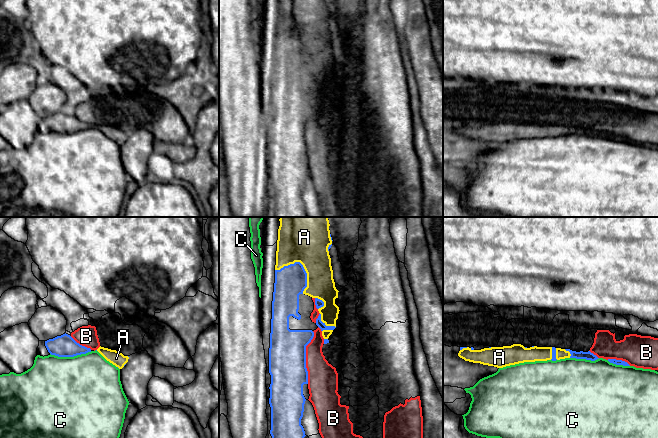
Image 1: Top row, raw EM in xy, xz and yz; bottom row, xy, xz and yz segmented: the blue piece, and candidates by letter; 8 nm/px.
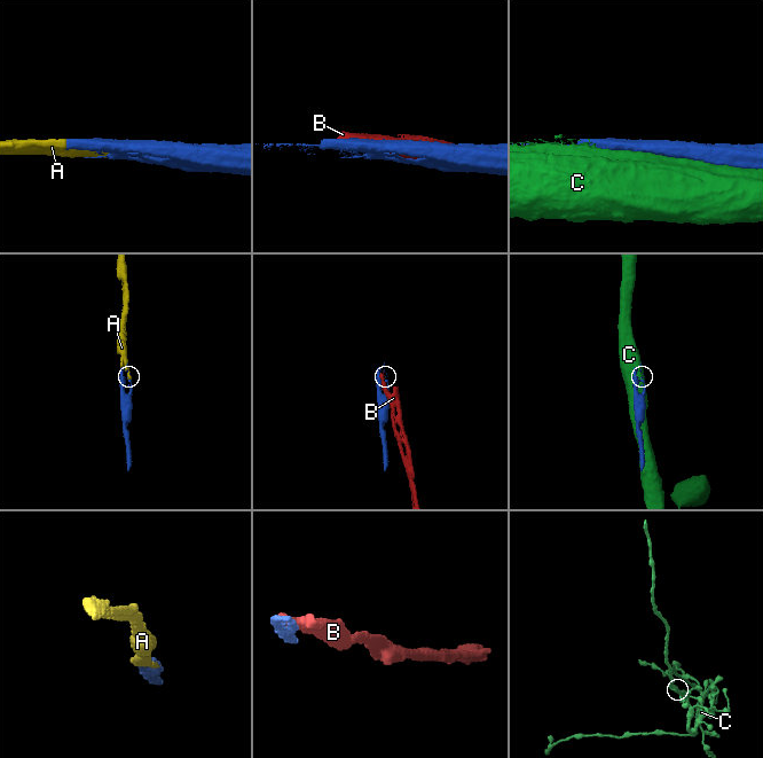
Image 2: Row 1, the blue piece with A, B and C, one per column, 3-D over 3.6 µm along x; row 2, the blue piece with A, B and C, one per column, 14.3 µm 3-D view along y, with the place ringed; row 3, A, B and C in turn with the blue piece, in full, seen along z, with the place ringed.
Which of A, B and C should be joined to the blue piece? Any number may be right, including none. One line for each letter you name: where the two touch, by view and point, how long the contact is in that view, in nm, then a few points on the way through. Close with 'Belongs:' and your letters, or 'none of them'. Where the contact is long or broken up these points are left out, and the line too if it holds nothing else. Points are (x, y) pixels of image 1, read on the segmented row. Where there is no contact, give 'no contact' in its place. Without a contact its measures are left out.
A: meets blue in xz at (302, 266); contact 300 nm long
Belongs: A

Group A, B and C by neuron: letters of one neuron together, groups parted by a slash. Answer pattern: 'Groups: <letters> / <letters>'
Groups: A / B / C

